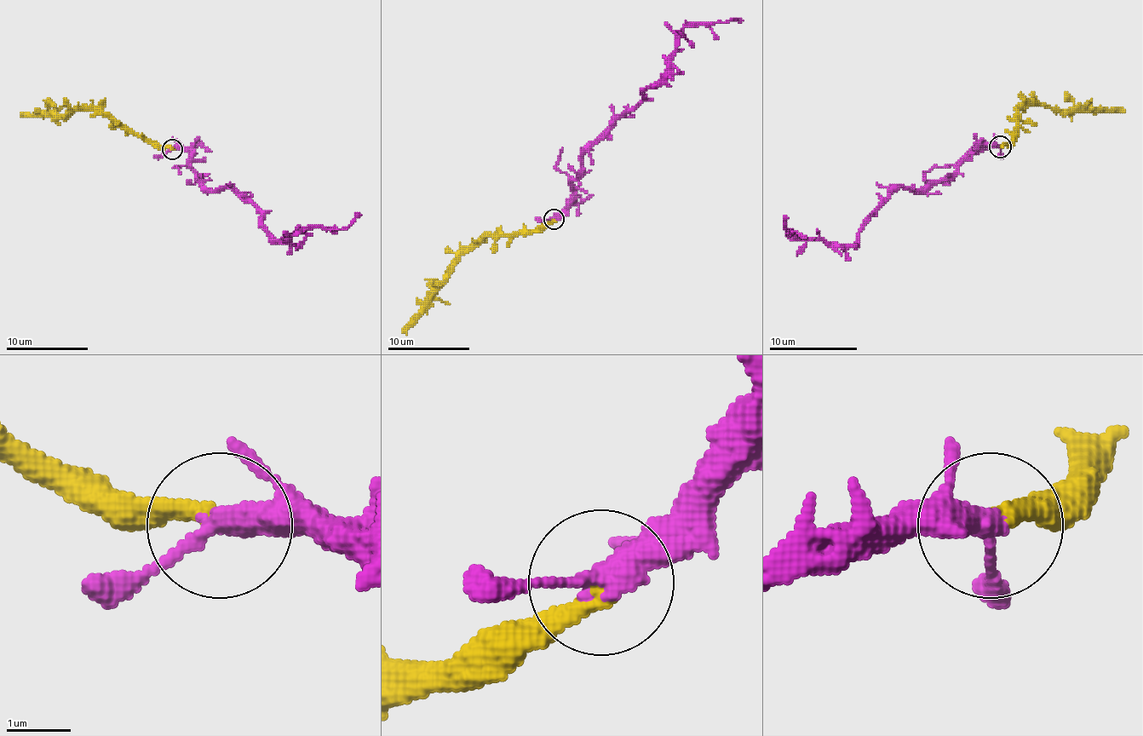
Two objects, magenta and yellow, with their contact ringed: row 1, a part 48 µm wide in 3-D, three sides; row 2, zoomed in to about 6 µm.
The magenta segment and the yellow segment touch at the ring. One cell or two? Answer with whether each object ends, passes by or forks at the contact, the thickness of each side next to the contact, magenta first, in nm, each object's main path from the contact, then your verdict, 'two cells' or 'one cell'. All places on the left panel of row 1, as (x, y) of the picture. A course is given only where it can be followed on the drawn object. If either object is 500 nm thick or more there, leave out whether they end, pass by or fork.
magenta passes by; yellow ends; calibres 360 and 280 nm; course magenta (172, 149), (191, 155), (207, 188), (230, 186), (261, 213), (275, 239), (304, 227), (345, 229), (359, 213); course yellow (172, 149), (146, 141), (121, 129), (111, 118), (90, 110), (25, 117); one cell

